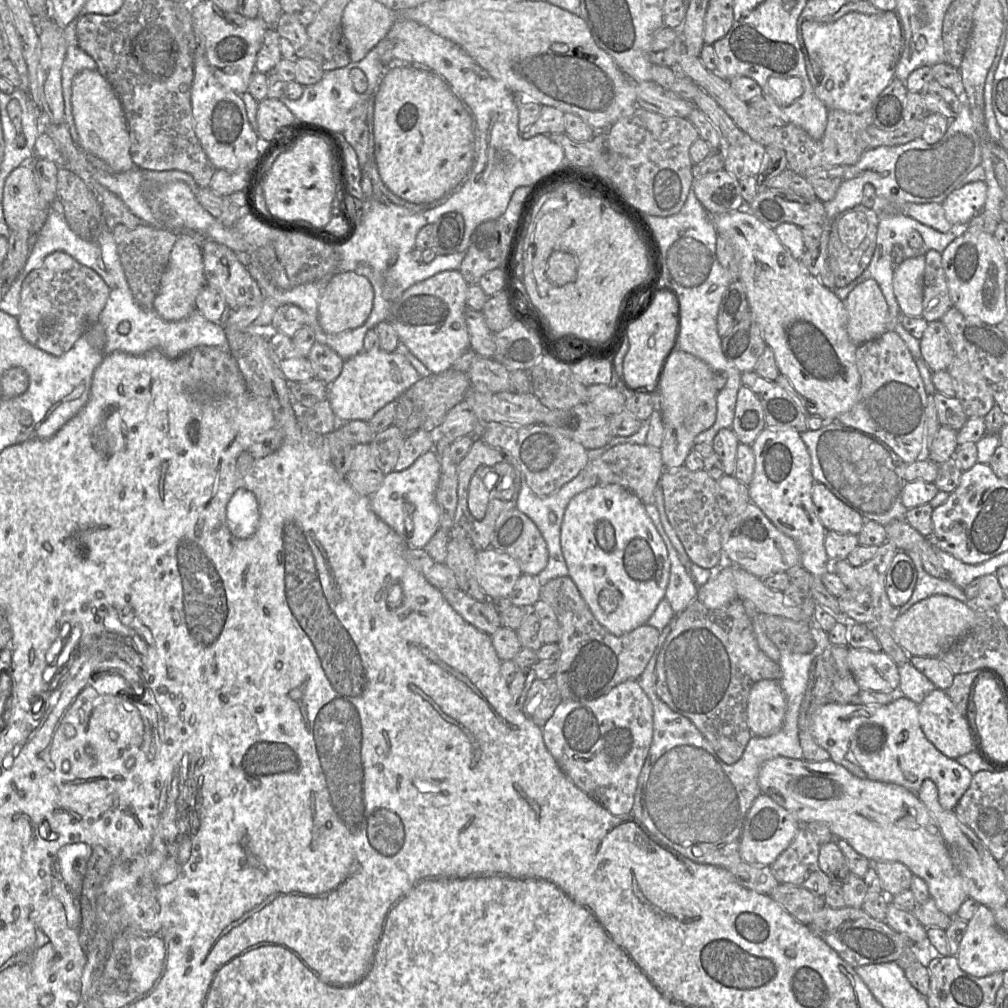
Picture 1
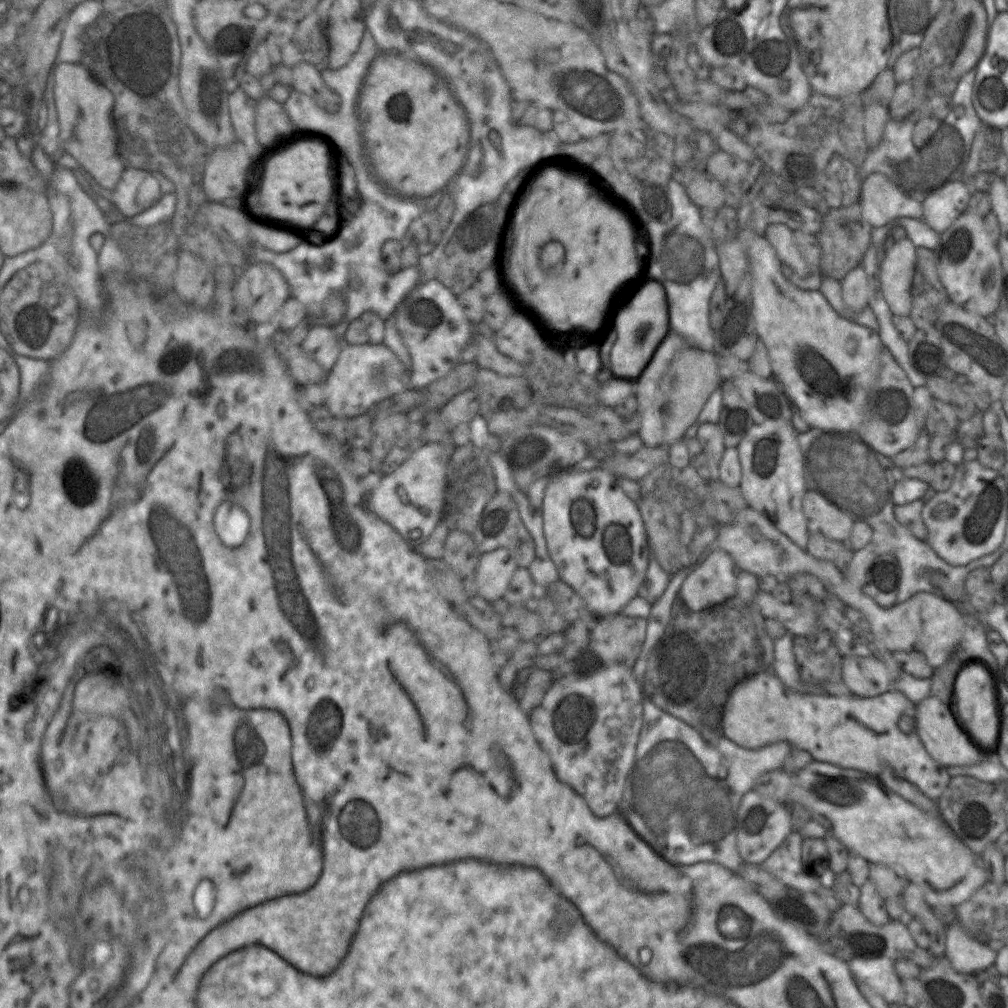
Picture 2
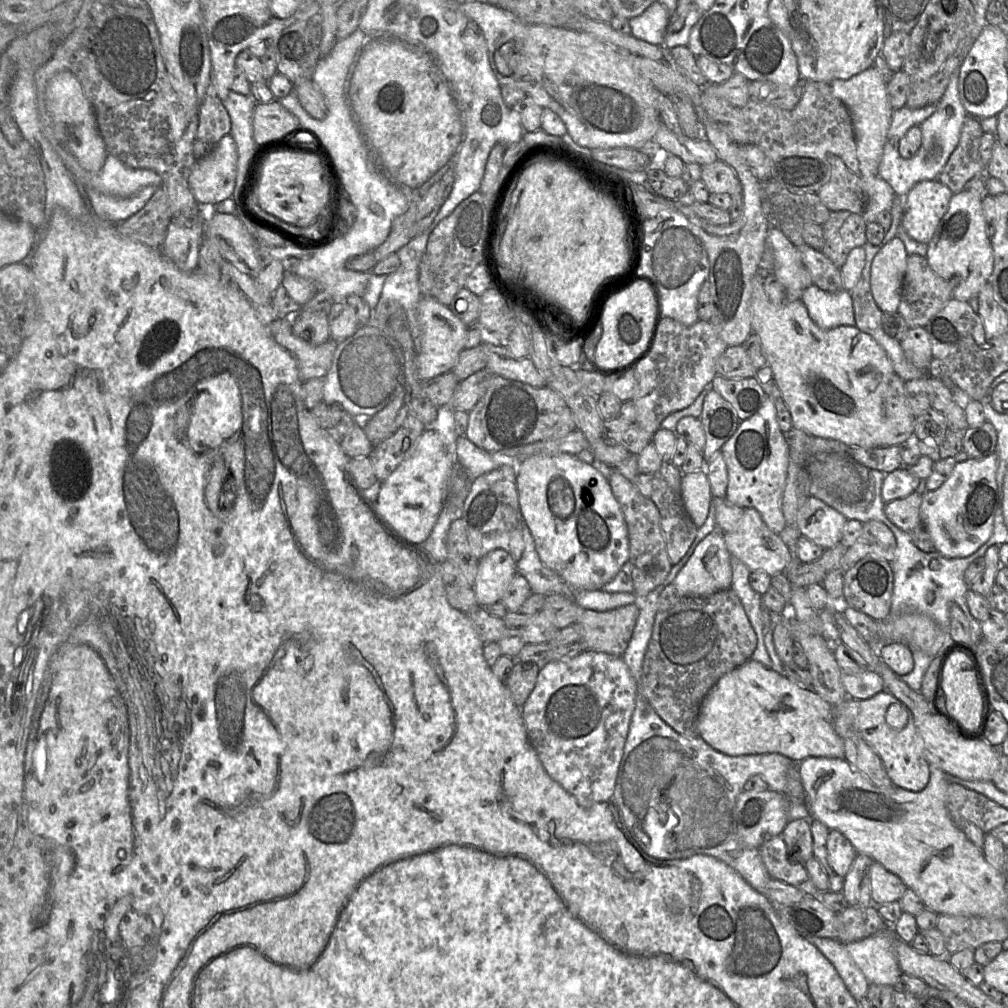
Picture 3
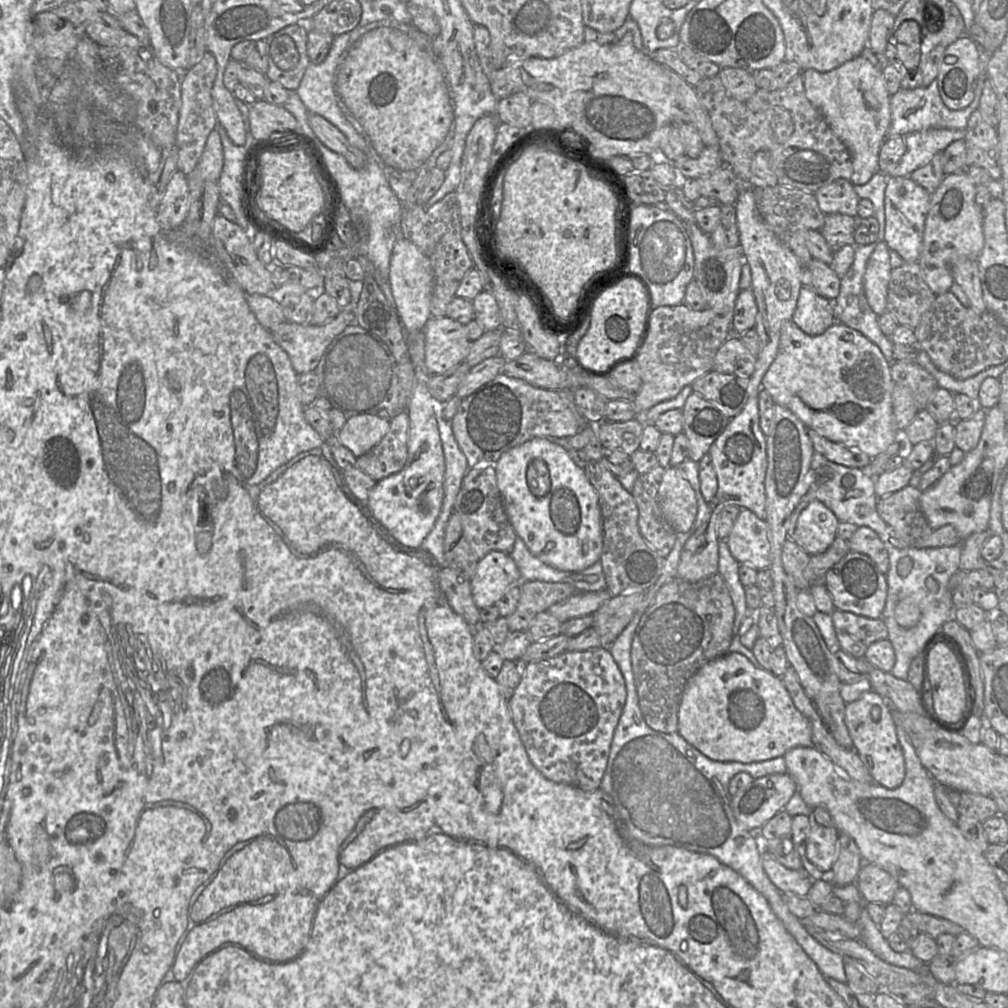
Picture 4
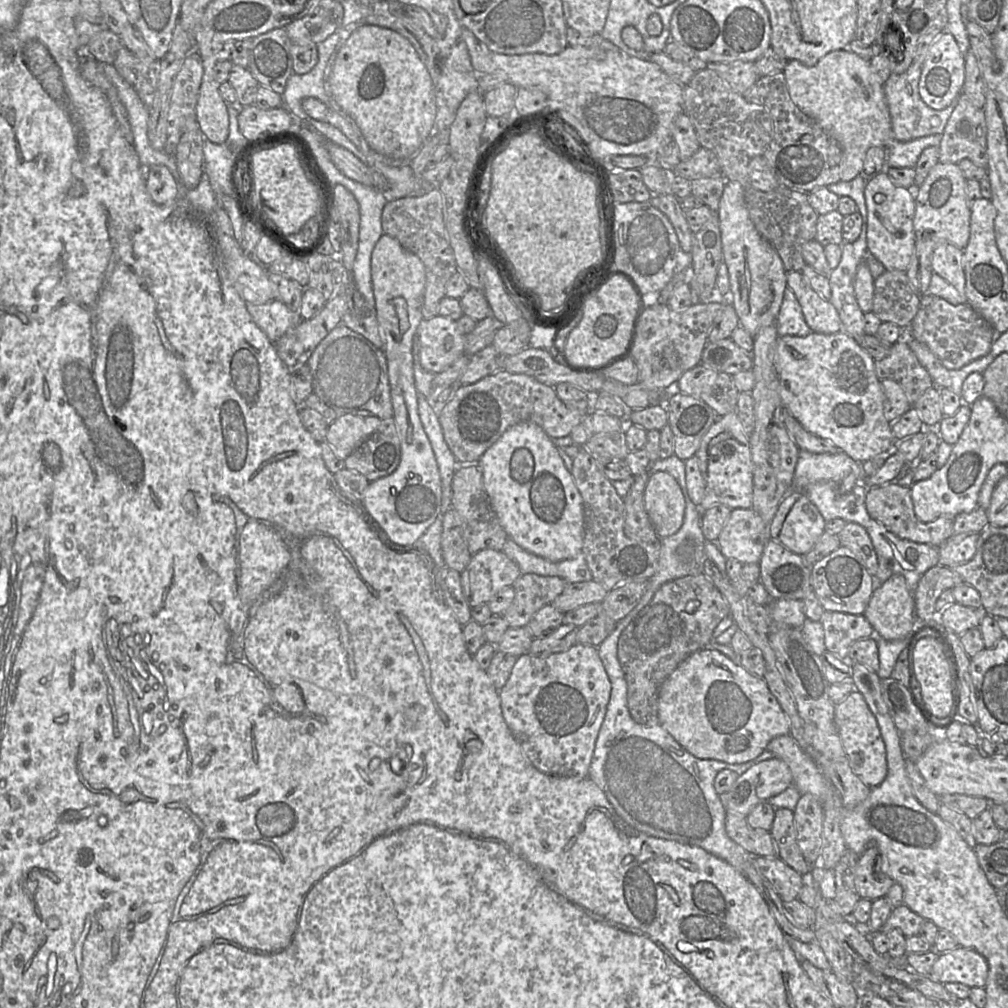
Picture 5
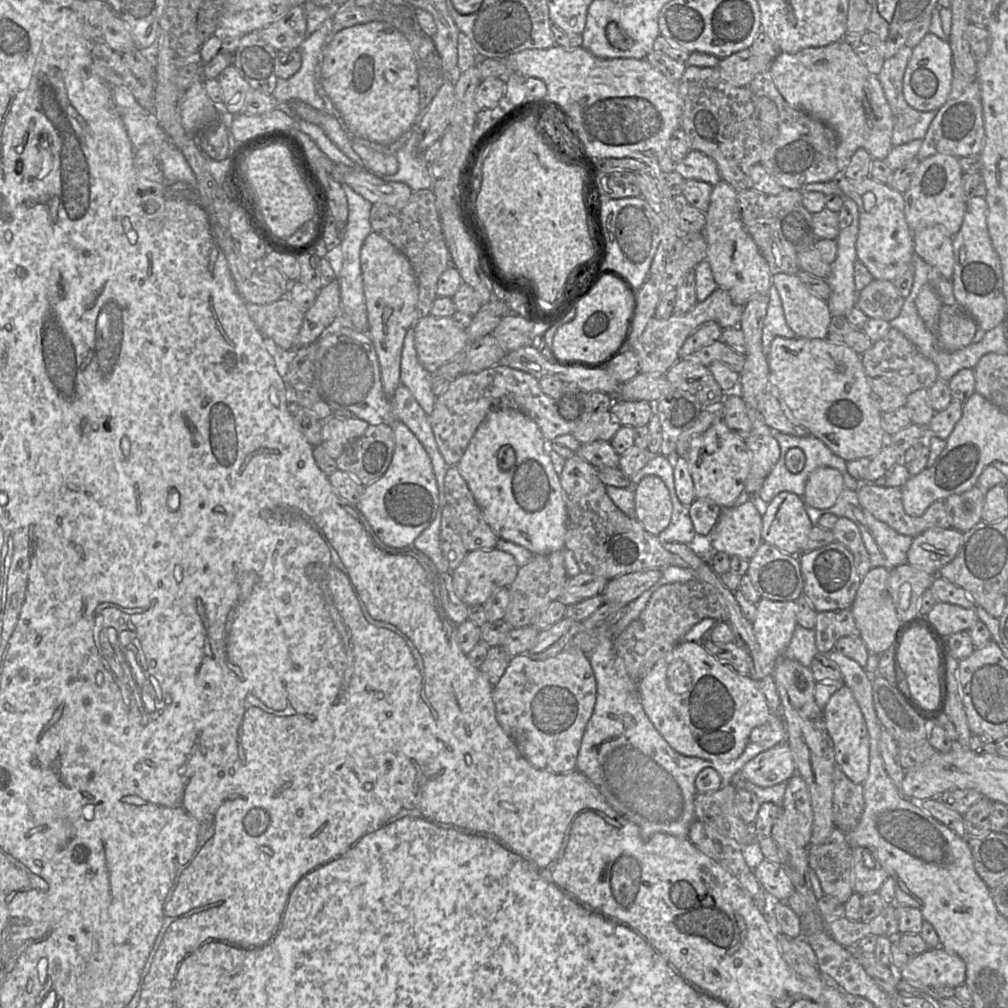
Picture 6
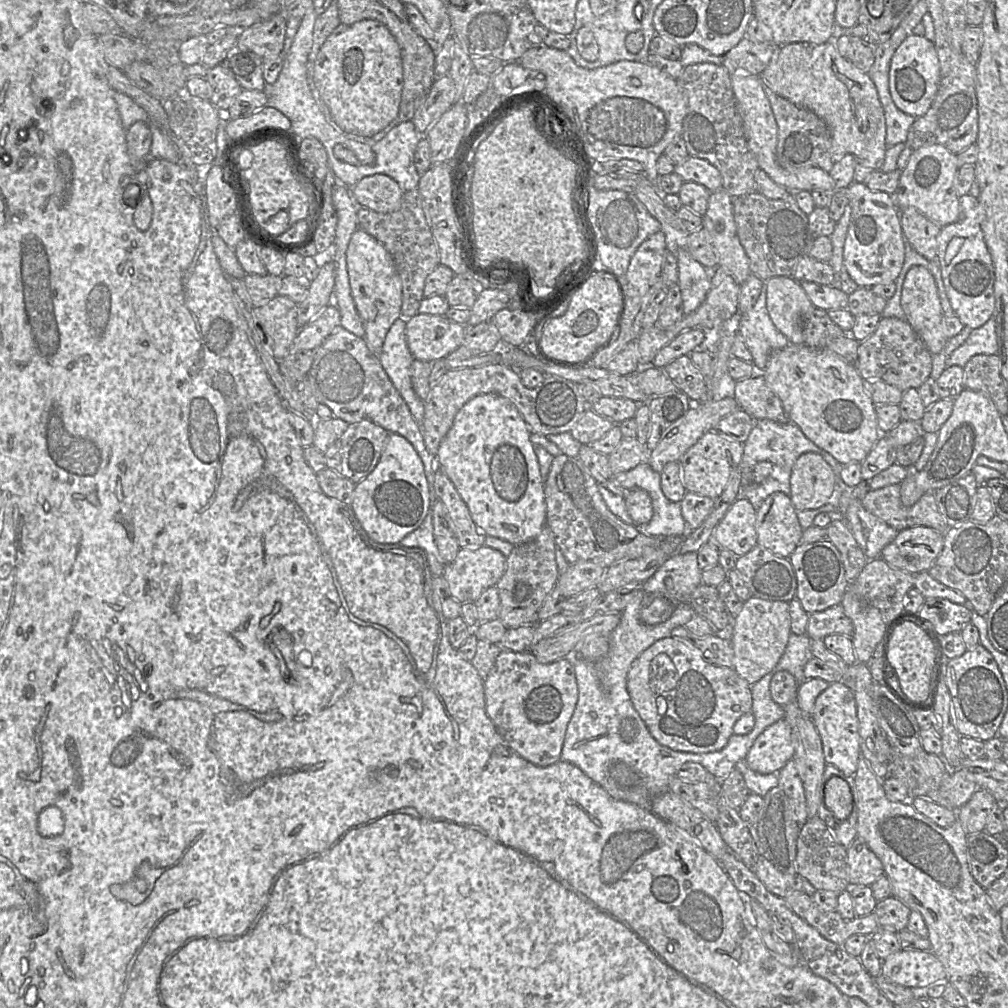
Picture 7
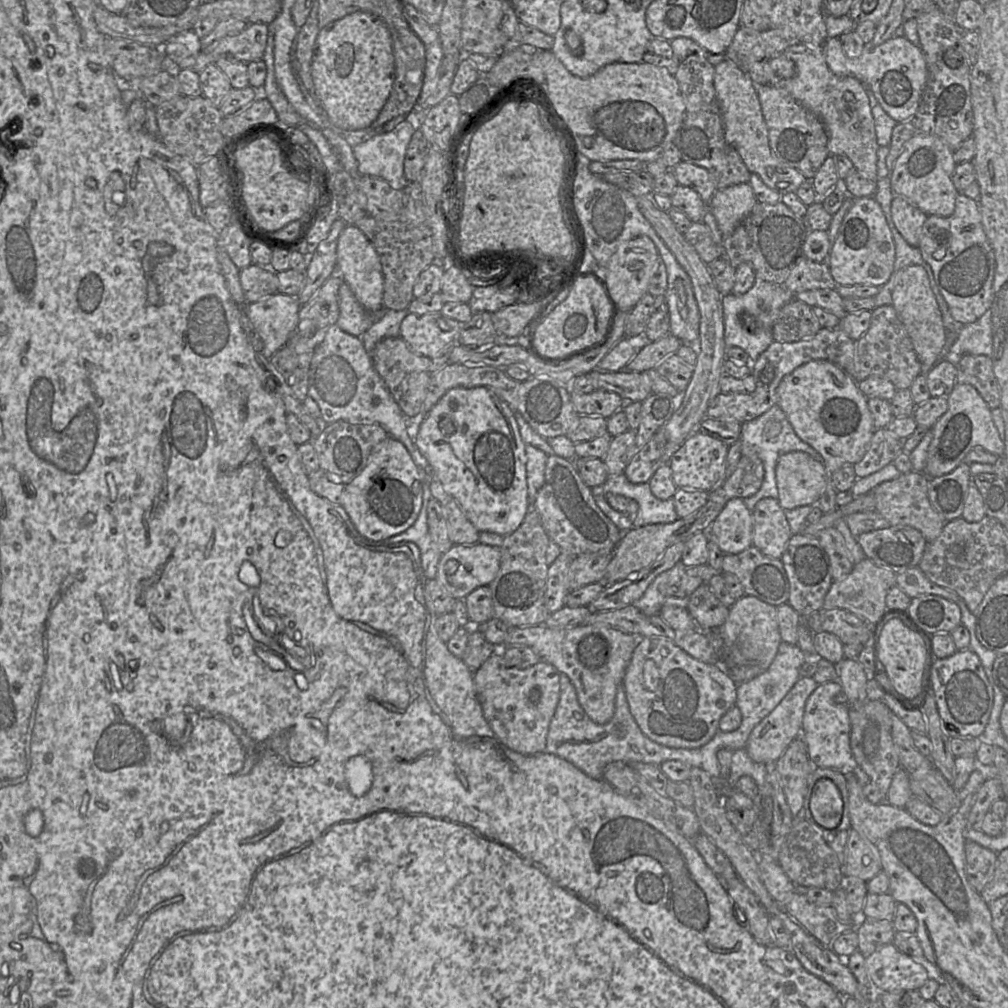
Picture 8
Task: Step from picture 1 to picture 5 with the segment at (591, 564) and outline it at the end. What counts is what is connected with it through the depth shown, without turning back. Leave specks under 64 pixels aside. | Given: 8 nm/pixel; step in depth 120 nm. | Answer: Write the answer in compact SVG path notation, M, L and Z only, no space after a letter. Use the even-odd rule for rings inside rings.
M535 423L509 427L476 463L500 525L523 549L559 562L581 553L584 539L582 496L559 450Z

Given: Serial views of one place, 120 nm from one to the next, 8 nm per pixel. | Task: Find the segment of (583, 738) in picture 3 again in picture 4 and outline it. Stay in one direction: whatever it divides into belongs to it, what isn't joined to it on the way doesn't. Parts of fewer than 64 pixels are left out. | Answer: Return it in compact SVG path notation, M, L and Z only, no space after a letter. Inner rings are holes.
M599 647L527 662L508 705L532 764L556 783L593 791L600 790L626 696L618 665L608 647Z

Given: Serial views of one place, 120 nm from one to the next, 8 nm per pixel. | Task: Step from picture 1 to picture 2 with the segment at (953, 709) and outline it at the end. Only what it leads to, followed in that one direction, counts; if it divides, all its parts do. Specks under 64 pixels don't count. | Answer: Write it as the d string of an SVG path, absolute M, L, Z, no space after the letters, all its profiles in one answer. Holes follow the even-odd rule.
M929 695L917 704L919 737L929 755L944 766L968 766L980 762L981 757L971 746L971 740L959 723L954 707Z

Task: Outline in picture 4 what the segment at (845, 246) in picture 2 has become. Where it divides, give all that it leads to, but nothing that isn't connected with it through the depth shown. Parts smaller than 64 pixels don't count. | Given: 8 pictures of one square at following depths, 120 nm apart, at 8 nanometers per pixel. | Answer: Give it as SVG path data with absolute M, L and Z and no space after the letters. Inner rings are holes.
M839 213L828 214L820 231L832 251L845 245L855 245L855 217Z

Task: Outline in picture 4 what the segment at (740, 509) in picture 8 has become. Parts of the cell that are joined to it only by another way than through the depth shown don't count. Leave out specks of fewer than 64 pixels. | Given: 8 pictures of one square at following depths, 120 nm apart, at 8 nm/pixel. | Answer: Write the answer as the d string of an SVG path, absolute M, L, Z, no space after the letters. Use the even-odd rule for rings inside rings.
M741 508L725 542L740 565L747 565L755 570L770 570L769 527L749 509Z

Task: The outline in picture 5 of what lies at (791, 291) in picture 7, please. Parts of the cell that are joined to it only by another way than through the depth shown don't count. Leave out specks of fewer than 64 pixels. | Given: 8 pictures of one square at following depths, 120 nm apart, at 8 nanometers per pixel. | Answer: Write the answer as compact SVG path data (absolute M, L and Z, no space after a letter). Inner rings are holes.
M801 271L787 272L787 286L796 296L812 332L836 334L844 331L834 305L811 288Z

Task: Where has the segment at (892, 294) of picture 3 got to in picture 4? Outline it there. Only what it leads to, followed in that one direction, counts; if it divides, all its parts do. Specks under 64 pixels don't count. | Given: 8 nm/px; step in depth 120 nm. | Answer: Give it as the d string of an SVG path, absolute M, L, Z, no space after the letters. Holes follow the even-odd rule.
M885 241L879 242L867 262L864 275L865 296L877 315L886 312L888 285L892 272L890 253L891 250Z

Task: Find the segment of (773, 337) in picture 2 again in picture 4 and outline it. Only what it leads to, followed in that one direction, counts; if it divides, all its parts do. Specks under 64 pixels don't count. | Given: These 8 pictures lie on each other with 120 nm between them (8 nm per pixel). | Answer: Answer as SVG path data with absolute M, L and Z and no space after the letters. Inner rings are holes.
M790 320L781 328L778 353L762 379L761 389L771 395L776 404L791 411L808 429L875 458L900 437L892 408L892 392L896 383L892 379L890 365L877 345L844 323L836 322L823 334L811 336Z

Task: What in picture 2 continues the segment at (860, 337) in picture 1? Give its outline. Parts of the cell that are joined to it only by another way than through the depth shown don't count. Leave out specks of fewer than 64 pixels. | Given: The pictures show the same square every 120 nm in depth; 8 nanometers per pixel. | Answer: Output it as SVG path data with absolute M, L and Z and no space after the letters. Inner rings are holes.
M862 264L852 269L841 281L843 299L848 311L856 314L868 307L870 287Z

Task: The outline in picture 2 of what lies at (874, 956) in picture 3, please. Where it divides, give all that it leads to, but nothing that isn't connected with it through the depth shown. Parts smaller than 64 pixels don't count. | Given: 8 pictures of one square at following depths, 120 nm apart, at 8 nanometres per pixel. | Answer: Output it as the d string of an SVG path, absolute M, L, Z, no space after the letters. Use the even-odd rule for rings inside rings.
M890 958L852 959L848 969L856 981L864 982L881 995L888 1004L903 1004L902 981L895 972L895 961Z

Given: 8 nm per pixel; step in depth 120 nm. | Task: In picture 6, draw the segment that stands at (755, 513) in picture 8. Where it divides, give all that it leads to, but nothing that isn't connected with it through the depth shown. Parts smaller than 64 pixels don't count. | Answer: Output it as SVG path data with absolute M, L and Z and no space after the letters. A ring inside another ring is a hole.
M781 492L761 508L761 513L763 543L791 556L804 552L813 525L802 497Z

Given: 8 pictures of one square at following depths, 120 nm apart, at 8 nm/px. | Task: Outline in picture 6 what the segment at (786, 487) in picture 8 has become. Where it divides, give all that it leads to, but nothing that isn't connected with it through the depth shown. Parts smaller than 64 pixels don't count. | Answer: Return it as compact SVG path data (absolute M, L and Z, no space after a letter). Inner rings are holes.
M820 467L810 473L802 499L807 506L827 509L836 503L844 489L844 480L838 470Z

